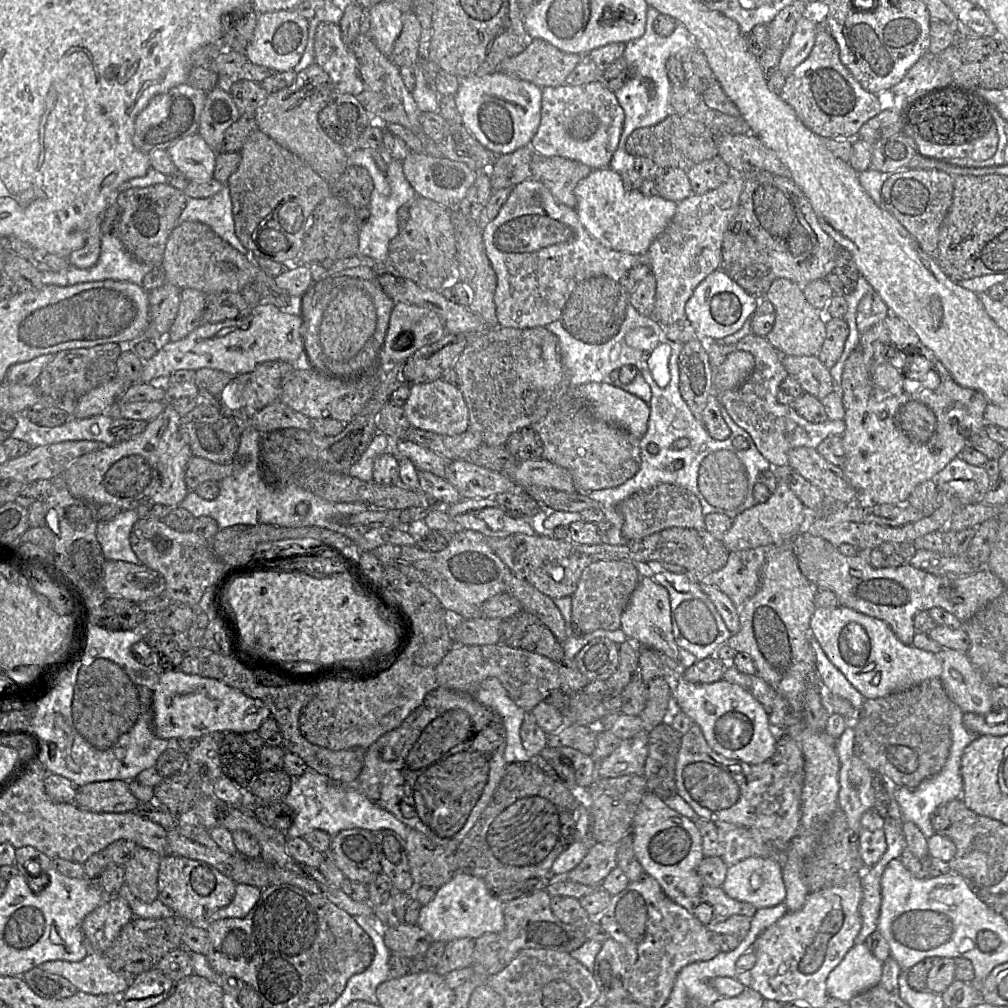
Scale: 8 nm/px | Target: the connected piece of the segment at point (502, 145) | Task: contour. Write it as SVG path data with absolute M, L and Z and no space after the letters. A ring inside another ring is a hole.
M500 69L481 76L460 78L460 86L454 95L460 122L487 149L497 155L505 155L519 148L530 146L541 121L542 88L531 82L512 77Z

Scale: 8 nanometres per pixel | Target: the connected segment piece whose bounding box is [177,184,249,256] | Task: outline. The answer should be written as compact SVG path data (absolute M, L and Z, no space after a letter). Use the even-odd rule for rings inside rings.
M227 184L218 193L208 198L187 197L186 206L177 219L177 225L186 221L197 221L208 225L233 248L249 256L249 250L235 235L232 202Z

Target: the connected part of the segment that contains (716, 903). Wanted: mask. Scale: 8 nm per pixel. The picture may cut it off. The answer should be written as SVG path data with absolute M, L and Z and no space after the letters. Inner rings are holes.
M703 886L701 898L713 908L714 917L712 922L720 922L733 915L753 917L757 911L757 908L753 905L729 897L722 887Z

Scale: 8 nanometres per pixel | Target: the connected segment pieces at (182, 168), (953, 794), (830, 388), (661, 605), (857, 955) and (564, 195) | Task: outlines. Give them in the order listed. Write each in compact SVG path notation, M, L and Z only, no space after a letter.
M198 133L178 140L167 151L178 171L189 181L206 182L213 178L217 153Z
M952 704L950 729L952 734L952 746L949 757L943 769L934 777L923 781L914 789L906 787L894 787L894 798L896 799L904 821L913 822L926 839L935 834L931 824L931 814L940 805L961 798L963 793L963 779L961 775L961 759L965 748L973 742L977 736L970 732L963 724L964 712L955 704Z
M781 354L782 364L788 375L794 378L808 393L820 401L836 390L830 370L815 356Z
M653 577L640 579L621 616L620 629L628 638L633 638L639 645L654 649L675 662L679 661L680 648L673 636L669 593Z
M855 944L842 961L830 972L826 980L828 997L849 1002L855 996L880 984L883 962L873 956L864 944Z
M533 154L531 160L531 178L544 184L556 200L570 207L576 207L574 190L577 184L586 178L592 169L575 160L541 154Z

